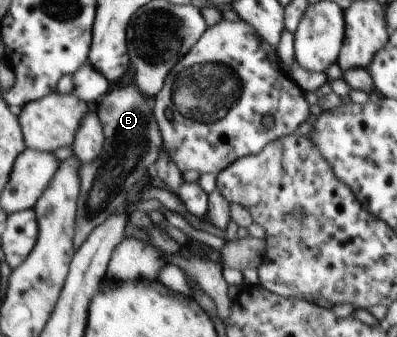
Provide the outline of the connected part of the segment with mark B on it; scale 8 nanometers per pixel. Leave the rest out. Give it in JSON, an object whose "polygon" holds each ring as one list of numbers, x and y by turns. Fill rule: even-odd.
{"polygon":[[132,85,113,88,103,94,93,106,103,129,103,152,91,164,79,166,79,197,75,220,75,250,81,248,85,238,115,212,124,207,129,192,152,172,163,140,153,115,154,101,149,100,141,88]]}

